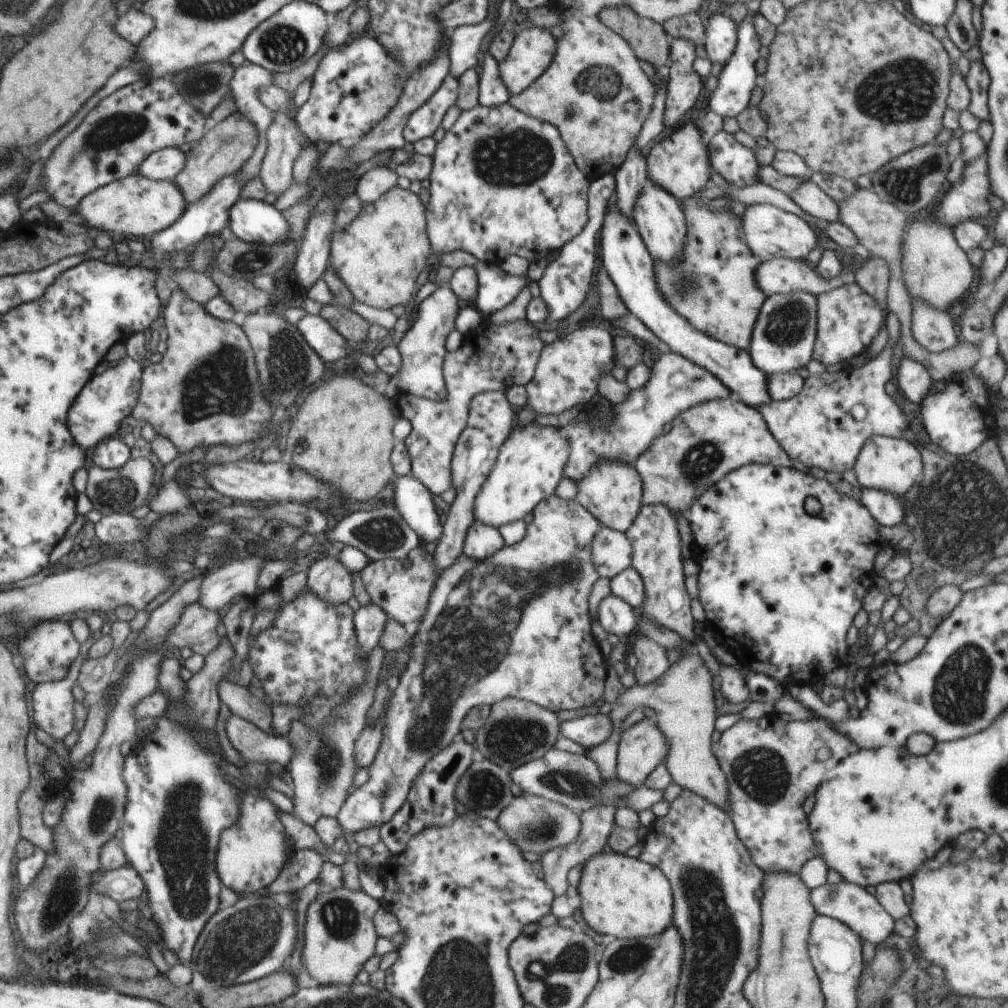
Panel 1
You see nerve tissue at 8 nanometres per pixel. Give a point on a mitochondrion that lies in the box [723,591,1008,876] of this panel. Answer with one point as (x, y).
(959, 694)

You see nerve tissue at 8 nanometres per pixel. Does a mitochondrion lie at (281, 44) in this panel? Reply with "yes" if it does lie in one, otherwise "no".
yes

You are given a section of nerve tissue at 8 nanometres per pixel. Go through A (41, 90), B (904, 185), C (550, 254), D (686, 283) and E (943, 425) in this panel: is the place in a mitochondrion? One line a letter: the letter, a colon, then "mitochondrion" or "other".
A: other
B: mitochondrion
C: other
D: mitochondrion
E: other

